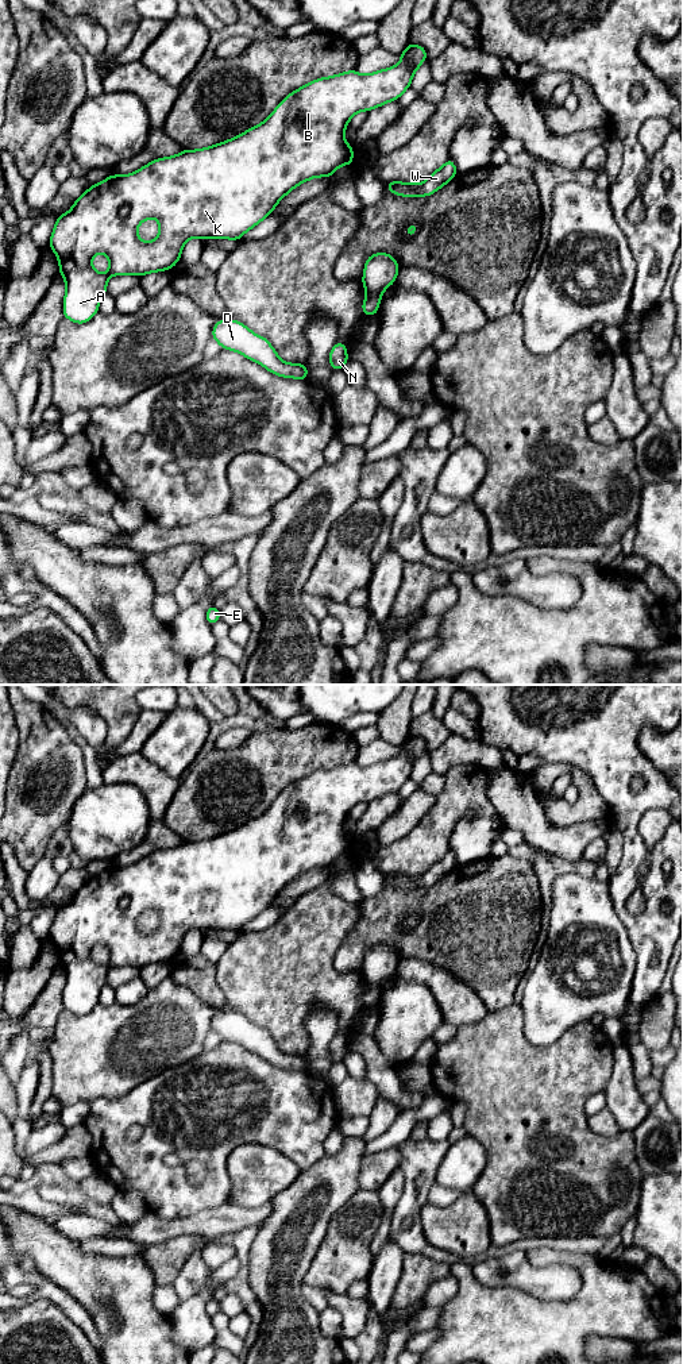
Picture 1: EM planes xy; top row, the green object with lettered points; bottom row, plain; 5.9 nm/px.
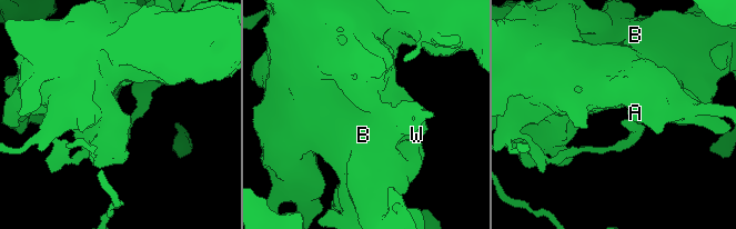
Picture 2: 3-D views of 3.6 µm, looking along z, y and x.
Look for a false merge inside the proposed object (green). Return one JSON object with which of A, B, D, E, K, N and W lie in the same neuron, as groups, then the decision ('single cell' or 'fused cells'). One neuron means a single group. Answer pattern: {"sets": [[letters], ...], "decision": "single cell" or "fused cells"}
{"sets": [["A", "B", "K", "W"], ["D", "E", "N"]], "decision": "fused cells"}

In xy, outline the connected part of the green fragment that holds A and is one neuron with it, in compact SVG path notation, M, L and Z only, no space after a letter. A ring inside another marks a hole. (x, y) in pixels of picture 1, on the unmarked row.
M409 735L400 748L398 756L366 767L354 760L309 772L288 786L265 813L229 832L200 841L182 841L177 847L158 849L131 866L112 866L100 875L89 878L69 903L57 909L49 936L59 952L59 966L66 974L63 1010L77 1016L89 1013L99 1003L100 990L107 985L107 974L112 967L142 968L171 962L181 951L185 933L192 929L240 932L243 925L271 906L279 891L296 878L315 868L331 870L337 859L354 856L354 837L344 832L350 810L360 802L368 804L400 790L410 779L413 766L428 745L422 737ZM151 909L159 913L159 926L151 933L143 933L138 929L138 917ZM97 944L105 944L108 948L109 960L105 966L92 958Z

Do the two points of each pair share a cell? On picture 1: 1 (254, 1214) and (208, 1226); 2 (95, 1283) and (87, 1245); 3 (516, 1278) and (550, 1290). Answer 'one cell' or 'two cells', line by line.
1: one cell
2: two cells
3: one cell

